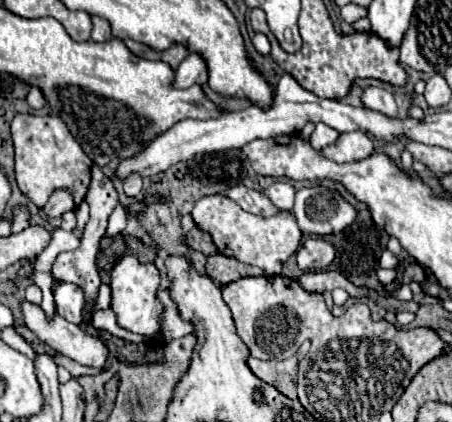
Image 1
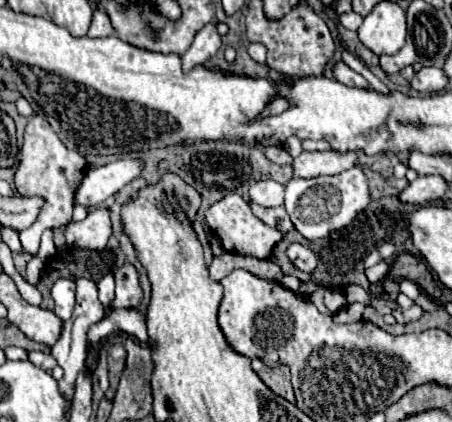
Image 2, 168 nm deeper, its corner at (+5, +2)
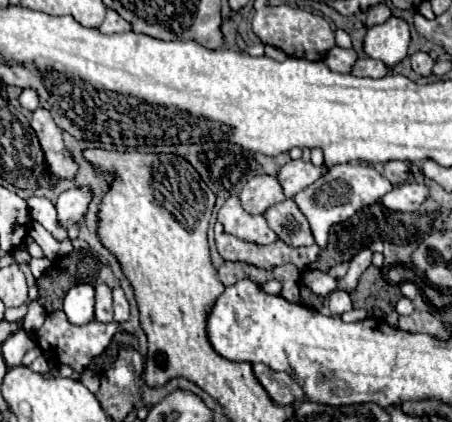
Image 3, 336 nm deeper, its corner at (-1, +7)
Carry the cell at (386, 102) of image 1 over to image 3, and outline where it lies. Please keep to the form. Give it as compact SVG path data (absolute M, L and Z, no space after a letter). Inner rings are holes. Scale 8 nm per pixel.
M338 45L334 49L330 49L330 53L326 55L326 65L338 73L350 73L354 61L356 61L356 51L354 49L340 49Z

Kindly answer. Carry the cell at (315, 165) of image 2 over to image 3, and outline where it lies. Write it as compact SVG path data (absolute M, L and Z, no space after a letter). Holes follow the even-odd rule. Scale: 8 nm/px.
M298 159L282 165L282 169L276 173L276 179L284 189L284 195L294 197L298 191L312 185L318 177L322 177L322 173L324 167L316 167L312 163L304 163L302 159Z

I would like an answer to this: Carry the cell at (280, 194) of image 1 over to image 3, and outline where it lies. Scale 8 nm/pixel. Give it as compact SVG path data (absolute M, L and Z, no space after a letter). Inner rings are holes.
M256 175L252 177L244 189L238 193L242 209L250 215L264 215L266 209L286 199L278 181L270 175Z

